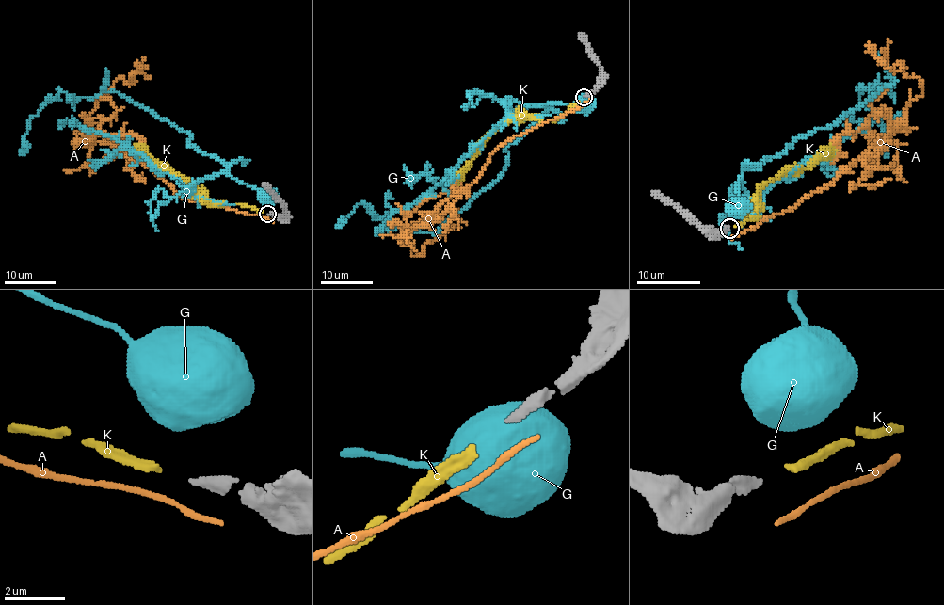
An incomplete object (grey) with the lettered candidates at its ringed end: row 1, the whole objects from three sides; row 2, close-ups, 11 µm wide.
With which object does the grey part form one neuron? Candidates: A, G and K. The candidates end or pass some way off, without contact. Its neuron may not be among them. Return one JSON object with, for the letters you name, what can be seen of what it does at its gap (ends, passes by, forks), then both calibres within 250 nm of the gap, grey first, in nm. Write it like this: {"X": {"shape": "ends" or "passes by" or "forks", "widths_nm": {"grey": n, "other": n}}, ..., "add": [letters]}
{"K": {"shape": "ends", "widths_nm": {"grey": 280, "other": 320}}, "add": ["K"]}

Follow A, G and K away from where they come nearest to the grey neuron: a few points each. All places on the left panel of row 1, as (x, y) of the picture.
A: (267, 219), (184, 199), (144, 164), (88, 130), (106, 88), (120, 78), (131, 83), (136, 72), (151, 76)
G: (267, 205), (265, 193)
K: (262, 211), (237, 203), (212, 203), (195, 186), (158, 168), (134, 146)

